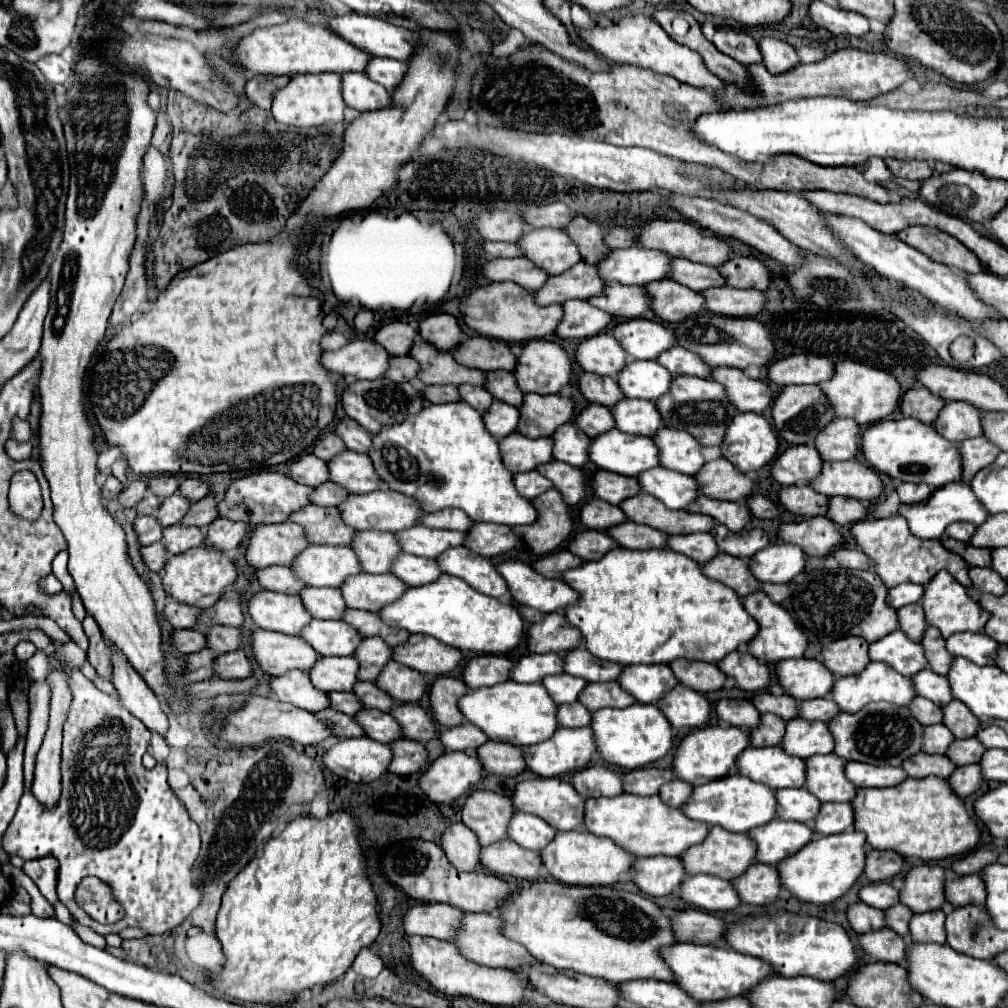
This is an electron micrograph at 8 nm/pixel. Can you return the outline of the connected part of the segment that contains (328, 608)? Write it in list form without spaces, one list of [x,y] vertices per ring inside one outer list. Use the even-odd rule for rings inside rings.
[[[304,588],[298,592],[298,598],[312,618],[340,620],[342,612],[346,610],[340,590],[334,588]]]

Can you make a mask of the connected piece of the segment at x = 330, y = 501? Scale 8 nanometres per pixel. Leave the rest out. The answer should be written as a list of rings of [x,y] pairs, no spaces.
[[[324,482],[314,488],[314,492],[310,494],[310,502],[316,506],[338,506],[338,502],[342,502],[342,498],[346,496],[348,492],[340,486],[334,486],[334,482]]]

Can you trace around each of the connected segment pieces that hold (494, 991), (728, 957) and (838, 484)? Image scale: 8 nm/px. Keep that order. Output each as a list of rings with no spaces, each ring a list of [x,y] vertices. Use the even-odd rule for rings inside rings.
[[[408,936],[410,944],[410,964],[412,968],[438,992],[446,996],[468,996],[486,1004],[522,1004],[522,992],[530,986],[522,974],[512,970],[498,970],[488,966],[478,966],[458,954],[448,940]]]
[[[672,944],[662,948],[660,952],[662,960],[670,966],[674,974],[674,984],[678,984],[682,990],[686,990],[688,996],[704,1000],[722,1000],[722,998],[734,998],[756,986],[762,978],[772,976],[774,972],[766,962],[760,962],[754,956],[744,956],[736,950],[730,950],[726,946],[698,946],[698,944]]]
[[[856,460],[824,462],[822,472],[810,482],[810,486],[824,496],[846,496],[870,502],[882,492],[878,472]]]

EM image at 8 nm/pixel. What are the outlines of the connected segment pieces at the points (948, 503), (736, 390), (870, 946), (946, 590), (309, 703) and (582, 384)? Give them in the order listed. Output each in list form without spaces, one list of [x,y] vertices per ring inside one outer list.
[[[950,482],[938,490],[934,490],[930,494],[930,498],[926,502],[918,502],[918,504],[900,504],[898,514],[906,518],[910,532],[922,540],[930,540],[930,538],[942,538],[944,530],[948,524],[952,522],[974,522],[976,526],[980,526],[988,514],[986,510],[982,510],[980,502],[974,500],[974,492],[970,490],[968,484],[964,482]]]
[[[714,368],[710,374],[712,380],[722,382],[728,400],[736,406],[738,412],[764,412],[772,402],[772,390],[766,382],[748,378],[742,370],[734,368]]]
[[[880,928],[880,930],[870,930],[868,934],[860,934],[858,942],[860,942],[860,948],[876,960],[904,964],[906,938],[898,936],[890,928]]]
[[[940,570],[924,588],[922,594],[922,606],[924,606],[924,616],[928,626],[936,626],[944,638],[948,638],[954,632],[982,632],[984,624],[988,622],[988,612],[978,606],[974,598],[966,594],[966,588],[962,588],[960,582],[950,578],[946,570]]]
[[[290,670],[282,676],[270,678],[270,690],[280,702],[288,702],[308,712],[316,712],[328,706],[326,694],[310,686],[310,678],[302,670]]]
[[[580,374],[578,390],[588,402],[598,402],[606,408],[614,406],[614,402],[622,400],[618,384],[610,376],[596,376],[596,374]]]

